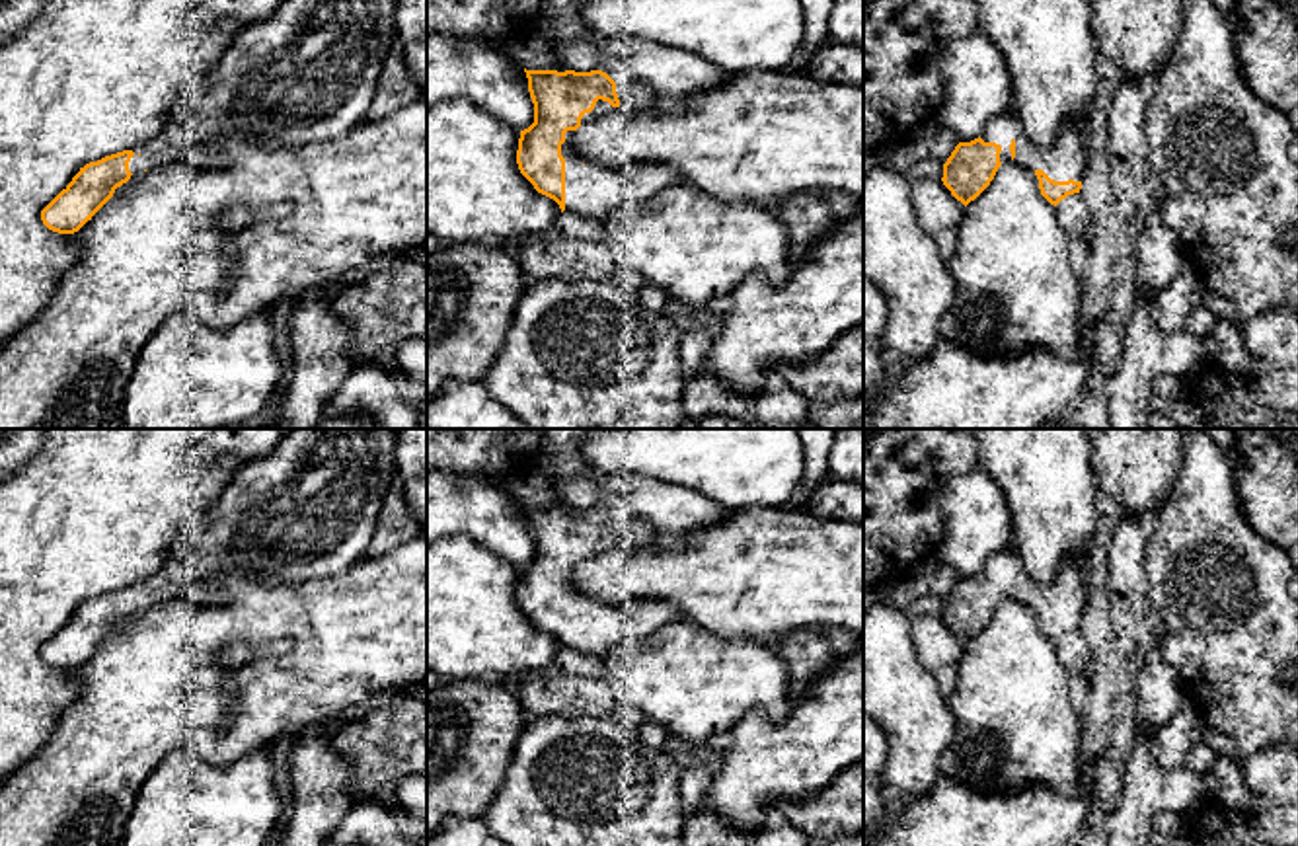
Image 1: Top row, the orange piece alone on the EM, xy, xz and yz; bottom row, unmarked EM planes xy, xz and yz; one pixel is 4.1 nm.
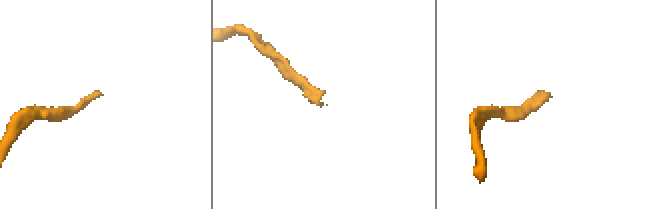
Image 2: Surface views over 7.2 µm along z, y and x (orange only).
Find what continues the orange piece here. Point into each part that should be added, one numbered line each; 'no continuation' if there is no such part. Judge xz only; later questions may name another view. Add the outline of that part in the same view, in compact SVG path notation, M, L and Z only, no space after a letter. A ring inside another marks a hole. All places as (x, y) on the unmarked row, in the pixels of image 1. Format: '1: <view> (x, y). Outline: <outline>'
1: xz (593, 626). Outline: M575 567L565 569L565 647L604 657L612 647L631 637L649 635L661 626L688 620L665 600L628 600L610 604L583 595L571 581Z

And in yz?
1: yz (1067, 595). Outline: M1015 544L994 554L982 567L984 579L1002 583L1000 598L1025 606L1043 606L1054 618L1082 618L1088 604L1088 577L1082 558L1068 558L1052 583L1029 577Z

